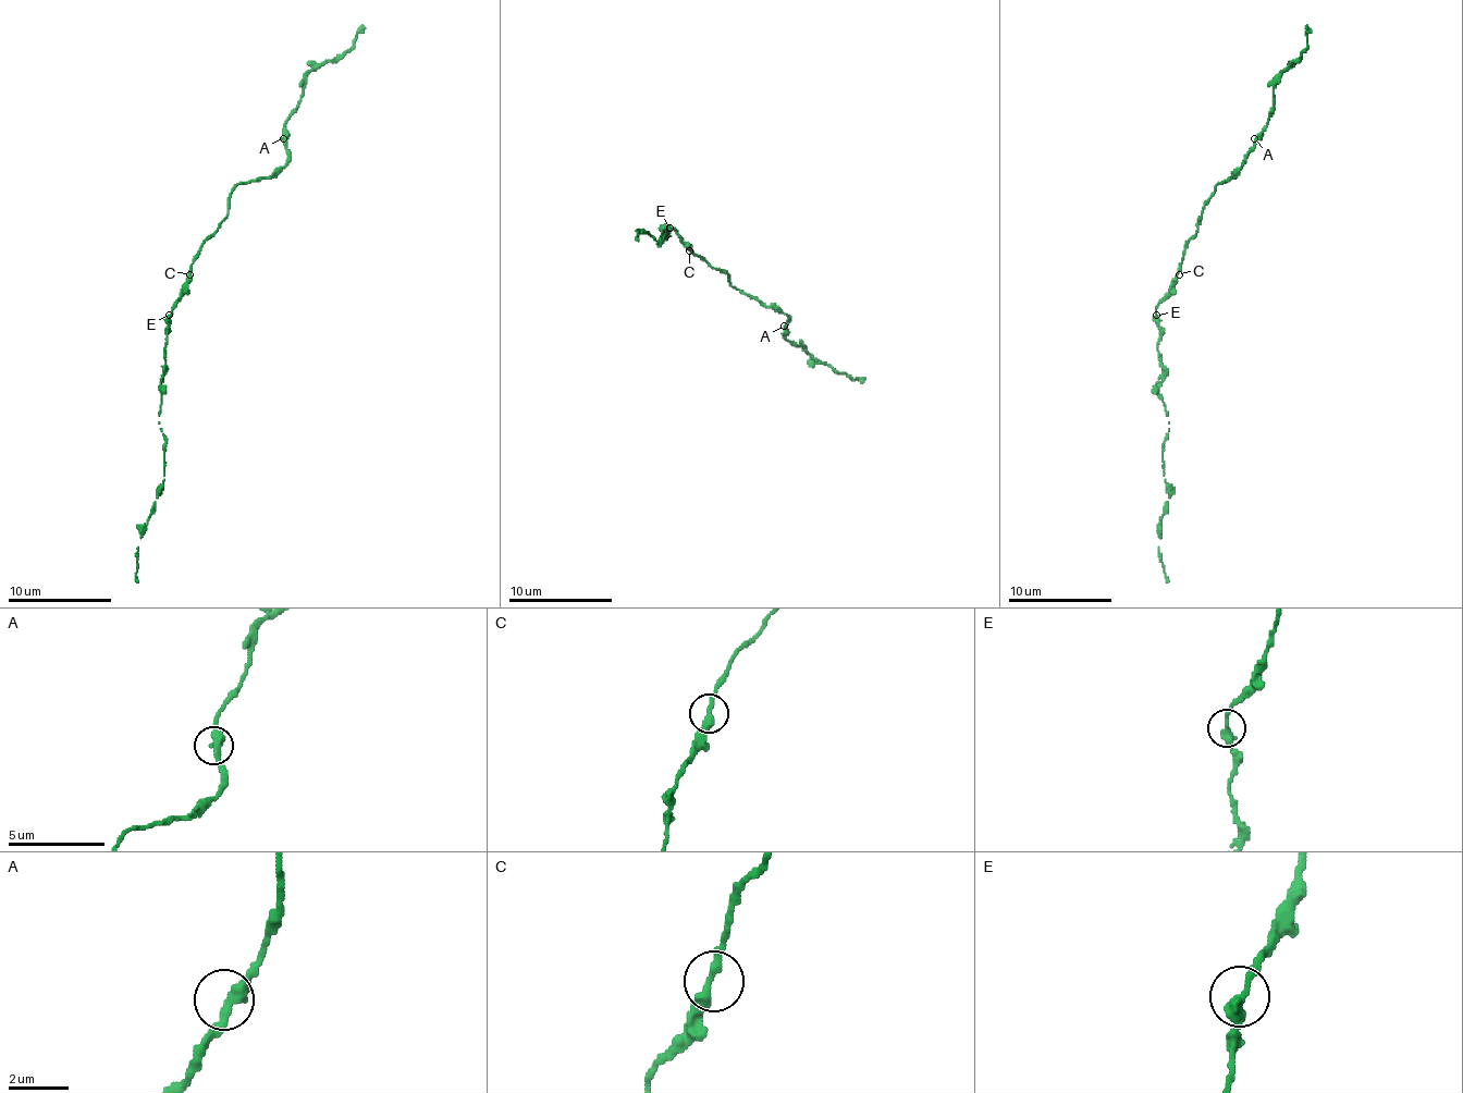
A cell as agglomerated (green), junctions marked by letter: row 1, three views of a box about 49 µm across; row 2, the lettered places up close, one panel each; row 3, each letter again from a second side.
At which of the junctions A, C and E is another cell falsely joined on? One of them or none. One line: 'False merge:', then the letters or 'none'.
False merge: E

